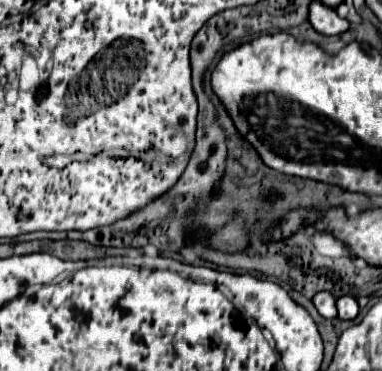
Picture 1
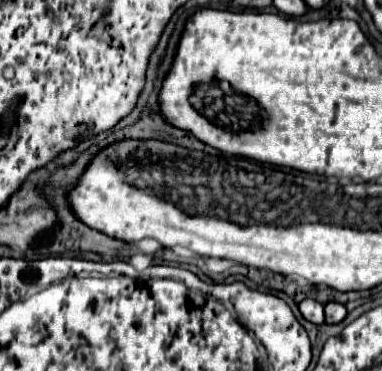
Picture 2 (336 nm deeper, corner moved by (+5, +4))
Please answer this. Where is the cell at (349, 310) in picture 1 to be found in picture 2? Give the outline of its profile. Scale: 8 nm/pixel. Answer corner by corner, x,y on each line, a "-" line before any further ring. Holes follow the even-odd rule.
326,303
326,323
340,323
346,317
346,307
342,303

